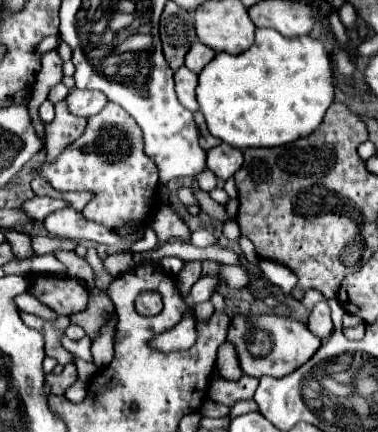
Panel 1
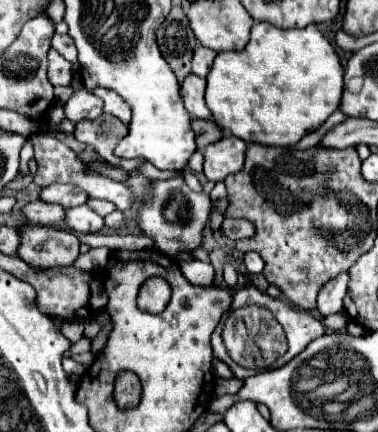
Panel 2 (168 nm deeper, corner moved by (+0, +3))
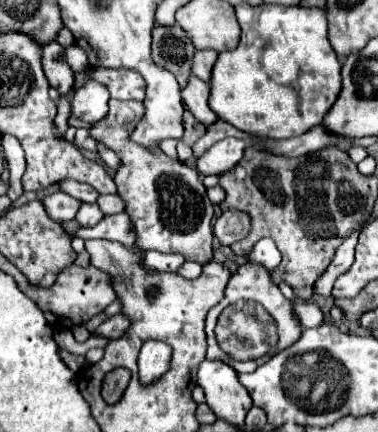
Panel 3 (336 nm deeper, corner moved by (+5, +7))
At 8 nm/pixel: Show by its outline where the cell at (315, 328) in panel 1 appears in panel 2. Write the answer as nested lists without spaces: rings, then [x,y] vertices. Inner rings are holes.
[[[341,272],[341,276],[335,276],[335,280],[329,280],[327,284],[323,284],[323,288],[319,290],[319,296],[317,296],[317,310],[321,312],[323,318],[343,310],[347,282],[349,282],[349,274]]]

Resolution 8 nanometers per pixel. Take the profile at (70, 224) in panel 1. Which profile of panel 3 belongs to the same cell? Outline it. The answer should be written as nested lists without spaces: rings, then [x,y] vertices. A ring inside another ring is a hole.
[[[82,204],[78,214],[76,214],[76,222],[80,226],[96,226],[100,220],[102,220],[102,212],[96,204]]]

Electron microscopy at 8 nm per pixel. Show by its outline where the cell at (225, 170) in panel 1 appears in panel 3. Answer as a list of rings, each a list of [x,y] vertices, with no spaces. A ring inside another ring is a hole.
[[[224,138],[220,142],[216,142],[212,148],[208,148],[200,158],[198,158],[198,166],[196,170],[202,176],[208,174],[224,174],[226,170],[234,168],[244,154],[246,142],[240,138]]]

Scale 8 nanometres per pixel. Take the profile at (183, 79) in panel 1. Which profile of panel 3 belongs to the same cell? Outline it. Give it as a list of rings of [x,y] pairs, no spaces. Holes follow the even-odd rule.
[[[194,74],[188,78],[188,86],[182,90],[184,108],[188,112],[192,112],[192,116],[206,126],[218,120],[218,116],[208,106],[208,92],[210,92],[208,82],[198,80],[198,76],[194,76]]]

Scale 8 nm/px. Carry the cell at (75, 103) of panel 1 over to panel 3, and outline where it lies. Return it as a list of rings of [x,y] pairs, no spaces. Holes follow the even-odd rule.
[[[86,80],[86,84],[78,88],[72,98],[72,116],[82,122],[94,124],[102,120],[102,116],[106,116],[108,98],[110,94],[102,84],[94,80]]]

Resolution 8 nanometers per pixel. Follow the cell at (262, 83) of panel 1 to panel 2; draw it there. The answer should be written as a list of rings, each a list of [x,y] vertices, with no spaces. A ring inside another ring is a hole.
[[[255,22],[251,28],[251,40],[243,50],[217,54],[207,76],[205,100],[215,124],[231,130],[233,136],[265,146],[295,146],[305,134],[317,130],[339,108],[341,94],[343,66],[335,48],[315,24],[307,28],[283,30],[271,24]]]

